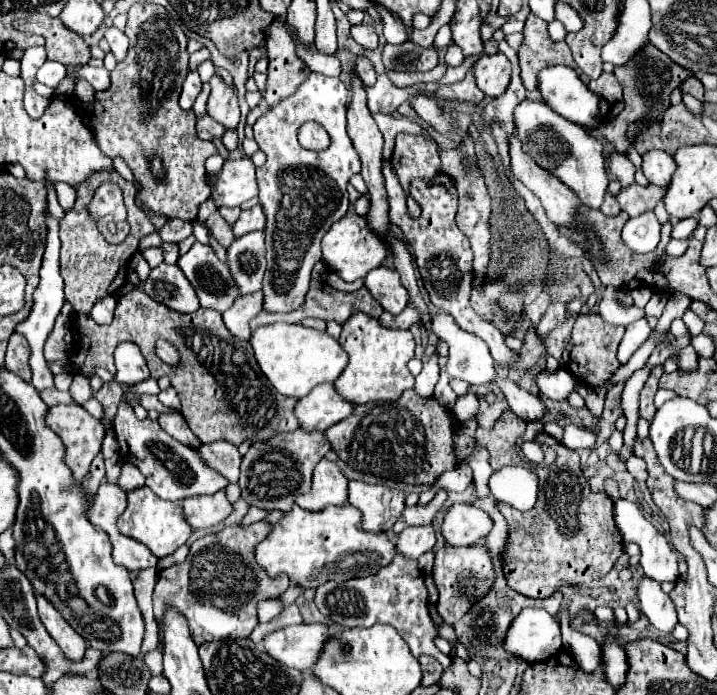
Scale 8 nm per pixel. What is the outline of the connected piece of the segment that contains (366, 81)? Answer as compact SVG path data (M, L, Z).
M359 55L359 57L357 57L355 73L357 73L357 77L361 79L361 83L363 83L365 87L375 85L375 81L377 81L377 73L375 73L375 69L373 69L371 61L369 61L369 59L365 59L363 55Z

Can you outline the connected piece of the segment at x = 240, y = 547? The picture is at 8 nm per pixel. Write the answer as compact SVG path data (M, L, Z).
M257 521L247 529L241 525L225 527L219 533L193 541L187 559L179 565L163 569L159 573L153 593L153 613L159 625L159 651L163 651L163 615L165 607L175 607L189 625L191 637L197 645L221 639L249 637L257 625L257 601L279 597L287 587L287 577L271 579L259 565L255 565L253 549L267 537L271 525Z

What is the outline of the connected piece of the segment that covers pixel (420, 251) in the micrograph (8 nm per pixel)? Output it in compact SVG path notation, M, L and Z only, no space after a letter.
M385 163L383 167L383 175L385 175L385 187L389 193L389 219L391 223L399 225L399 229L403 231L403 237L407 239L407 243L413 249L415 261L419 265L419 273L423 279L423 285L429 293L431 303L449 313L457 325L461 325L465 331L481 337L489 349L495 361L499 363L511 363L517 359L517 355L505 345L503 341L503 333L489 321L485 321L483 317L479 317L471 305L461 305L461 303L469 303L471 297L471 281L473 281L473 251L469 245L469 239L459 231L457 223L455 223L455 213L457 213L457 187L455 181L449 179L449 175L445 173L437 173L433 179L415 179L411 183L411 197L421 205L423 213L419 219L411 219L407 205L405 205L405 193L399 185L399 179L395 175L395 171L391 169L389 163Z

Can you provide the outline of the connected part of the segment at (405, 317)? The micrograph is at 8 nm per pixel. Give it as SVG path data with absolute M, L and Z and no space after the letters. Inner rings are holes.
M409 305L409 307L403 309L403 313L399 313L399 315L383 313L383 315L379 317L379 323L381 323L383 327L387 327L387 329L409 329L417 319L419 319L419 311L417 311L413 305Z

